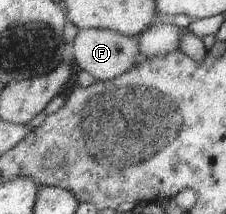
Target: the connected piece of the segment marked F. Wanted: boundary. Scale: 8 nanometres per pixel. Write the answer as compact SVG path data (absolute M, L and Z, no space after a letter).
M80 29L73 42L75 62L97 81L114 79L139 64L139 37L140 35L127 36L109 29Z

